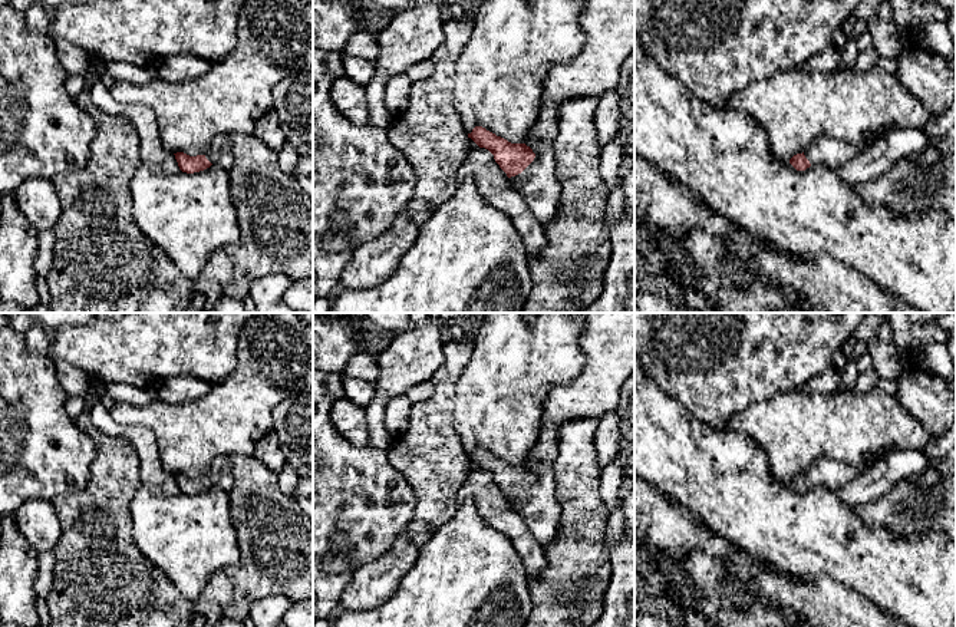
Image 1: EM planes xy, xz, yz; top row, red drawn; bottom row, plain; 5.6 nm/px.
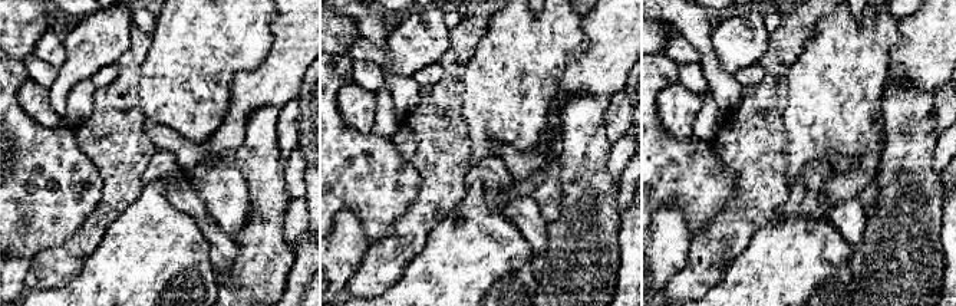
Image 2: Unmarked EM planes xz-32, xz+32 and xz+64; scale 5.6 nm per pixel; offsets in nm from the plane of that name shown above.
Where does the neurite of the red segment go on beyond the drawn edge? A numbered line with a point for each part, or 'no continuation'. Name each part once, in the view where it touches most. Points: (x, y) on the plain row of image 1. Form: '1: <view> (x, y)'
1: xz (537, 505)

